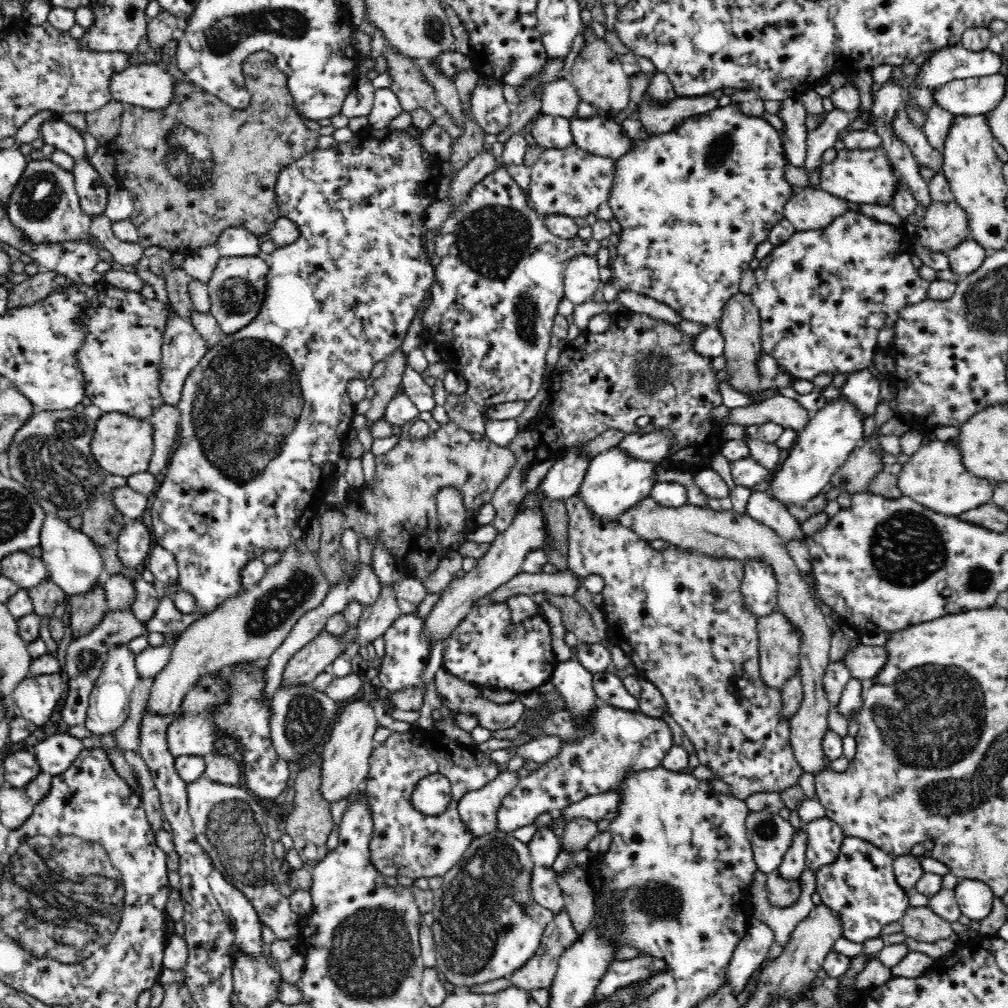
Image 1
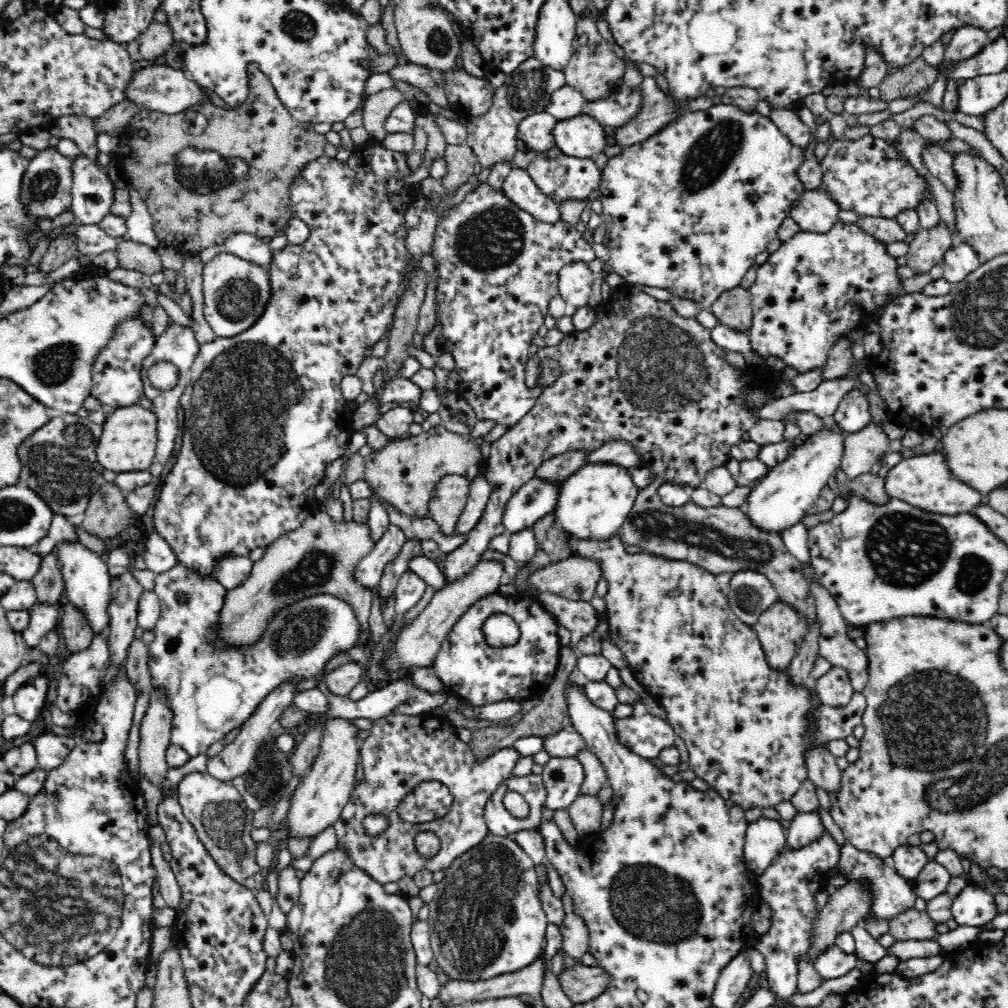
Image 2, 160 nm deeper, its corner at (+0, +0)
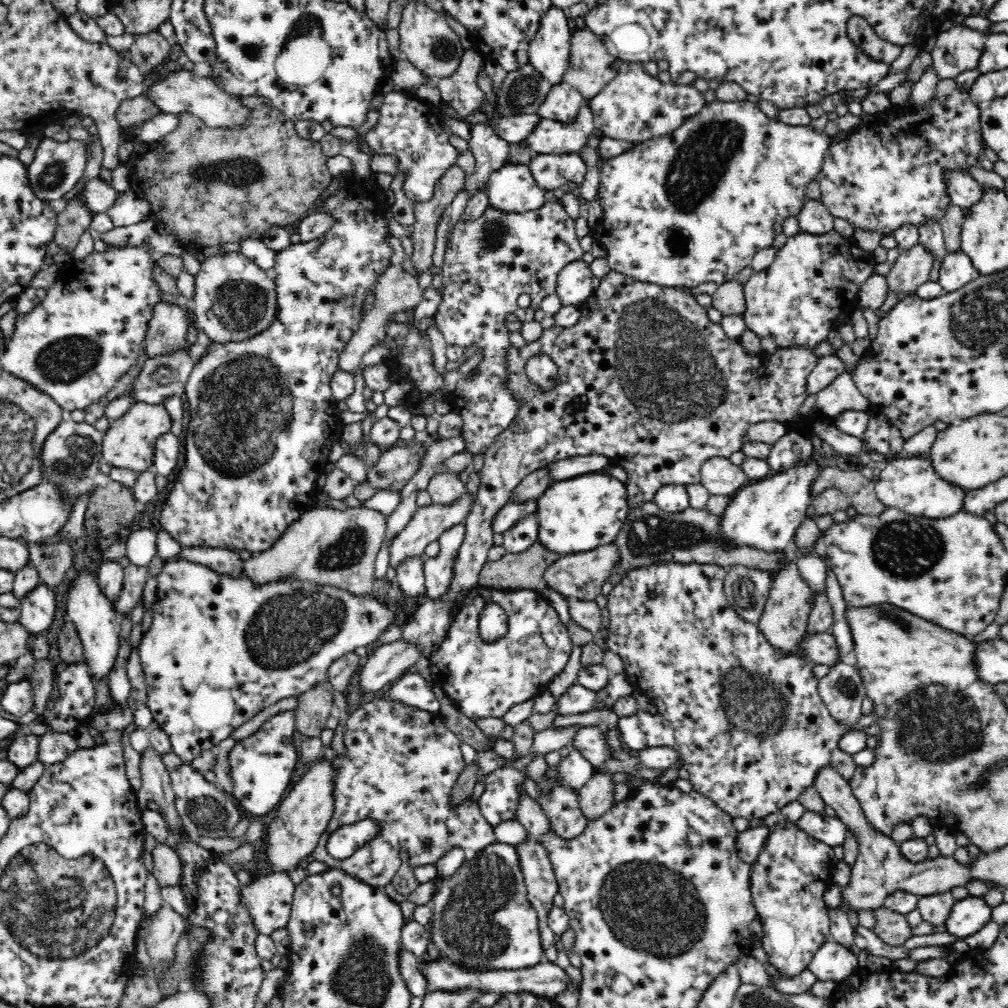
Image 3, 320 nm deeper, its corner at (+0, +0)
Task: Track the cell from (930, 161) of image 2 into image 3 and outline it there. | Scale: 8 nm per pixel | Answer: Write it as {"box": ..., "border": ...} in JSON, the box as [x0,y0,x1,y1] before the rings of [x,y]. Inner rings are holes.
{"box":[945,171,984,209],"border":[[[946,171],[945,183],[951,204],[962,209],[972,208],[984,196],[982,185],[972,175],[960,171]]]}

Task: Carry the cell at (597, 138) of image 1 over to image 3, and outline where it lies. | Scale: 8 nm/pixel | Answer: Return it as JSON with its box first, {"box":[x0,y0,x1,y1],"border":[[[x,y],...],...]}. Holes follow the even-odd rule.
{"box":[521,102,594,154],"border":[[[589,102],[582,104],[578,116],[569,123],[550,119],[538,120],[534,130],[526,134],[521,145],[534,150],[537,154],[564,154],[576,152],[588,142],[590,132],[594,130],[593,112]]]}

